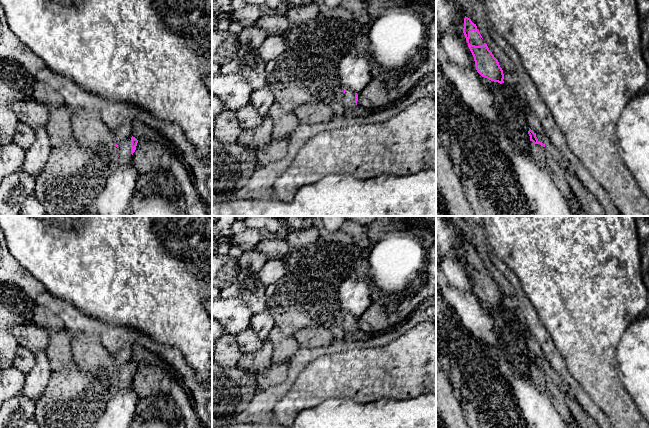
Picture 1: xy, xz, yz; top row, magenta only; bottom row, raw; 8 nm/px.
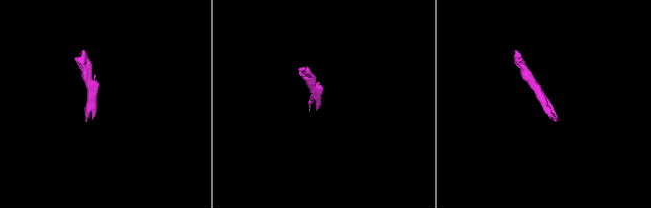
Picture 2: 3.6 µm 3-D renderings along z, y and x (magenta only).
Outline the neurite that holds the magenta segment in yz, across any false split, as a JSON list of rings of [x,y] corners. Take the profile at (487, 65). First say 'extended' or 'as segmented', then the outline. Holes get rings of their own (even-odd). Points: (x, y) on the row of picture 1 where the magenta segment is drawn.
extended | [[[464,18],[463,33],[465,35],[468,47],[474,57],[477,72],[491,81],[504,83],[503,70],[499,65],[498,60],[489,50],[487,44],[482,39],[482,36],[470,18]]]

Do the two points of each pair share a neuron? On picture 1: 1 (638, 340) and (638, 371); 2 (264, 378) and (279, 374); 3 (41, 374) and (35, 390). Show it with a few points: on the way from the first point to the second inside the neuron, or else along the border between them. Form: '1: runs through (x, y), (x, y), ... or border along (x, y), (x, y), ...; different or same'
1: runs through (638, 348), (638, 363); same
2: runs through (268, 378), (275, 374); same
3: runs through (38, 378), (35, 386); same

